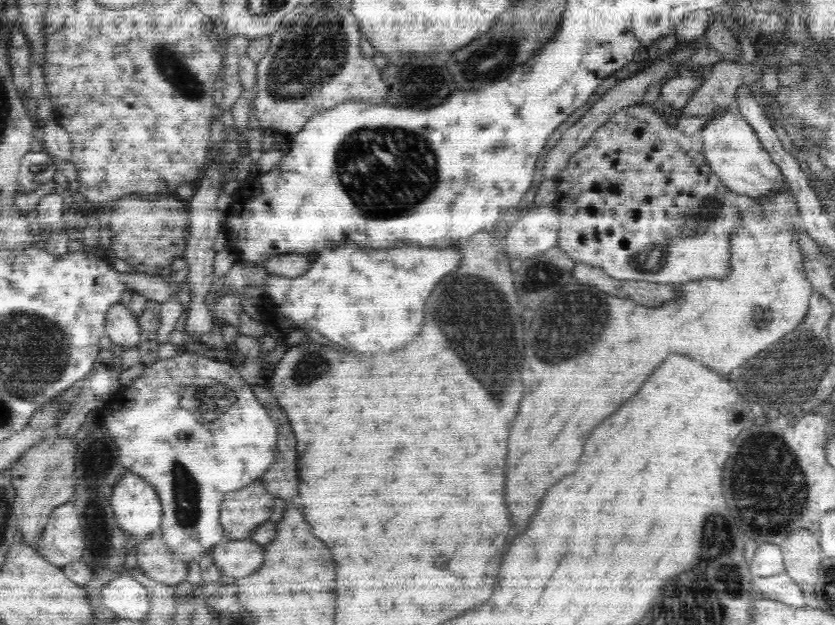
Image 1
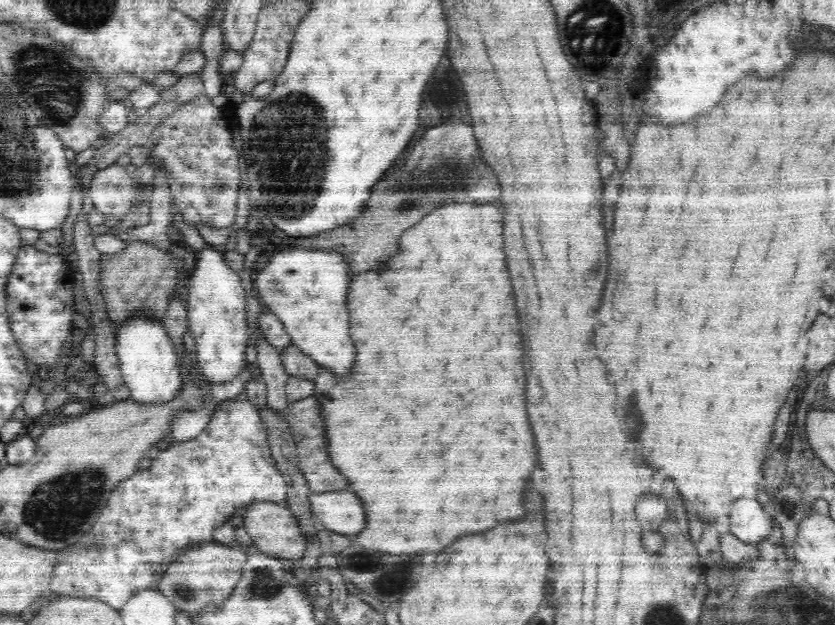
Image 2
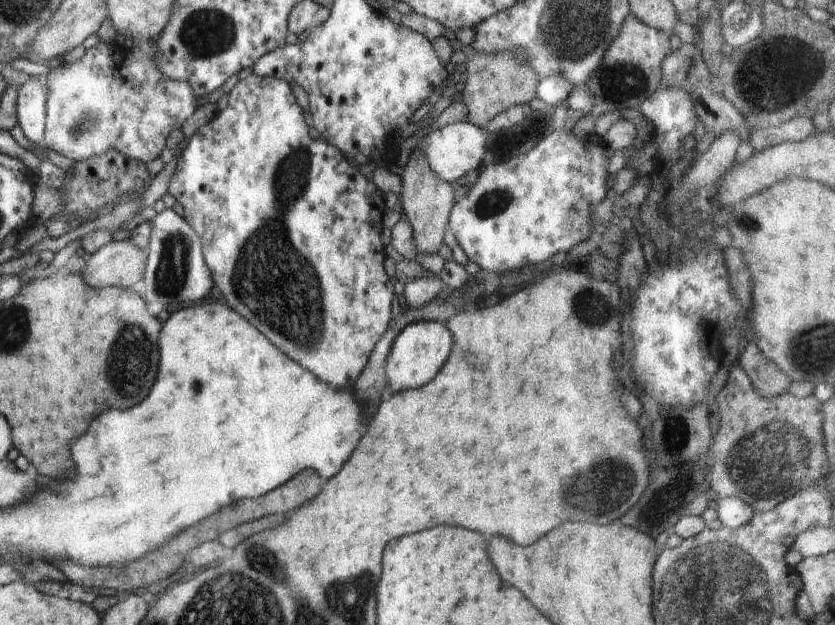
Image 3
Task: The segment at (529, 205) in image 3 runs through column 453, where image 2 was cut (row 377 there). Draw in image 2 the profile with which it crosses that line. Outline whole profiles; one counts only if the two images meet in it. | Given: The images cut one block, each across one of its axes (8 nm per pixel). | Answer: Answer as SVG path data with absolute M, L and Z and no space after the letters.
M204 248L197 254L197 264L188 282L186 302L188 329L196 344L197 366L212 384L230 381L246 368L246 298L238 272L226 266L224 254Z

